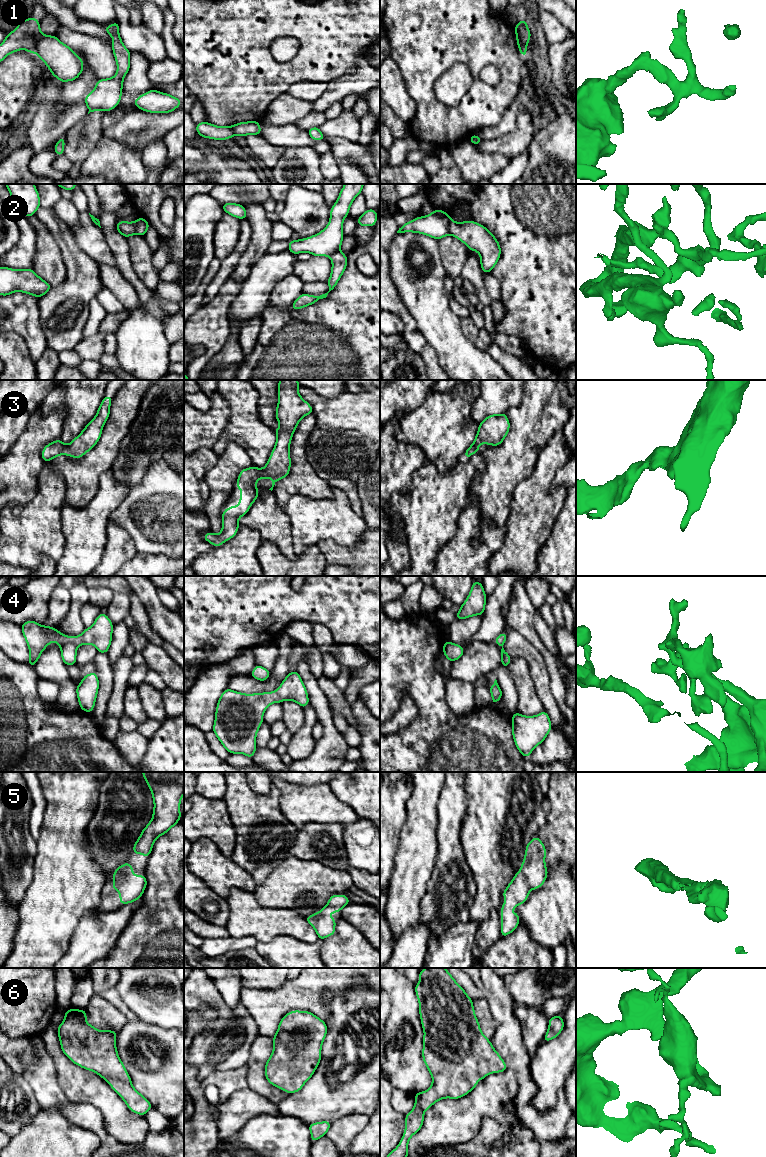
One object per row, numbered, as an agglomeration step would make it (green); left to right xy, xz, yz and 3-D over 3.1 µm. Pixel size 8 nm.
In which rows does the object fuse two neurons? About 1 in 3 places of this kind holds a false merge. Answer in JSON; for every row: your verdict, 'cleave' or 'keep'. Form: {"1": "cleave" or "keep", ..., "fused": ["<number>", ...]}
{"1": "cleave", "2": "cleave", "3": "keep", "4": "keep", "5": "keep", "6": "keep", "fused": ["1", "2"]}

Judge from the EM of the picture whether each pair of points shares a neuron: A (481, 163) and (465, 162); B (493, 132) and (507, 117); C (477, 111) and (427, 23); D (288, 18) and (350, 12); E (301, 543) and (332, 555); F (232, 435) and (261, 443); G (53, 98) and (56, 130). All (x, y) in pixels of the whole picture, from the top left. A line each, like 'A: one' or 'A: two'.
A: one
B: one
C: one
D: one
E: two
F: one
G: one

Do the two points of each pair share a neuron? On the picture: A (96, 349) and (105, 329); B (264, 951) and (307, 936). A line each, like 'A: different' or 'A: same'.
A: same
B: different

